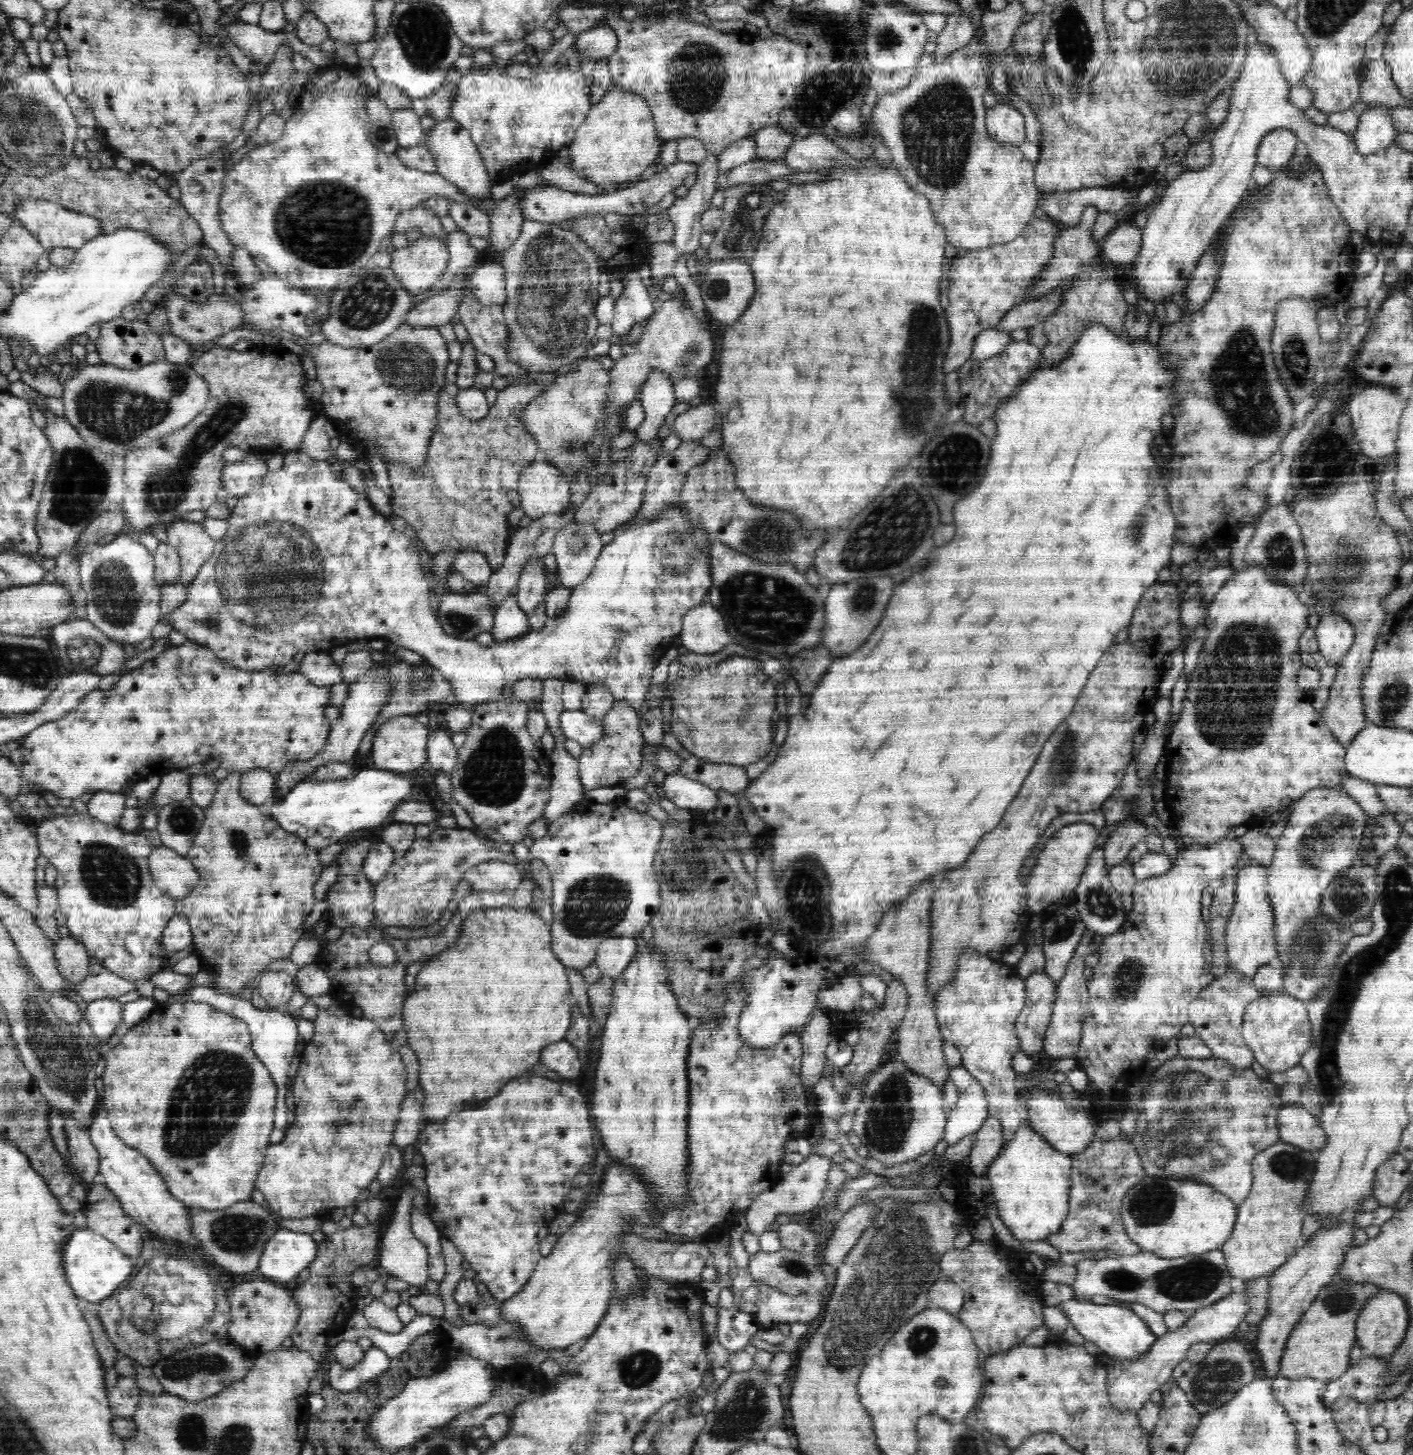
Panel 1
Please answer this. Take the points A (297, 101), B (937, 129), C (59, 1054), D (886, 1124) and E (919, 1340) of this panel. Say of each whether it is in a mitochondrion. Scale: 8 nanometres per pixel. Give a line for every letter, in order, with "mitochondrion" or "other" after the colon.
A: other
B: mitochondrion
C: mitochondrion
D: mitochondrion
E: mitochondrion

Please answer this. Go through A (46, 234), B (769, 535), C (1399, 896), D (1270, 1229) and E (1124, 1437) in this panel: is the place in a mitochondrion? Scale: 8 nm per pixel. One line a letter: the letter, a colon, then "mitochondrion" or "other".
A: other
B: mitochondrion
C: mitochondrion
D: other
E: other

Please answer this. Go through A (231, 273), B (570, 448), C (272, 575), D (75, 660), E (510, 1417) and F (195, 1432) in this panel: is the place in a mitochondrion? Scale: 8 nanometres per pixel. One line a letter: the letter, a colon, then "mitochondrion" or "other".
A: other
B: mitochondrion
C: mitochondrion
D: mitochondrion
E: other
F: mitochondrion

